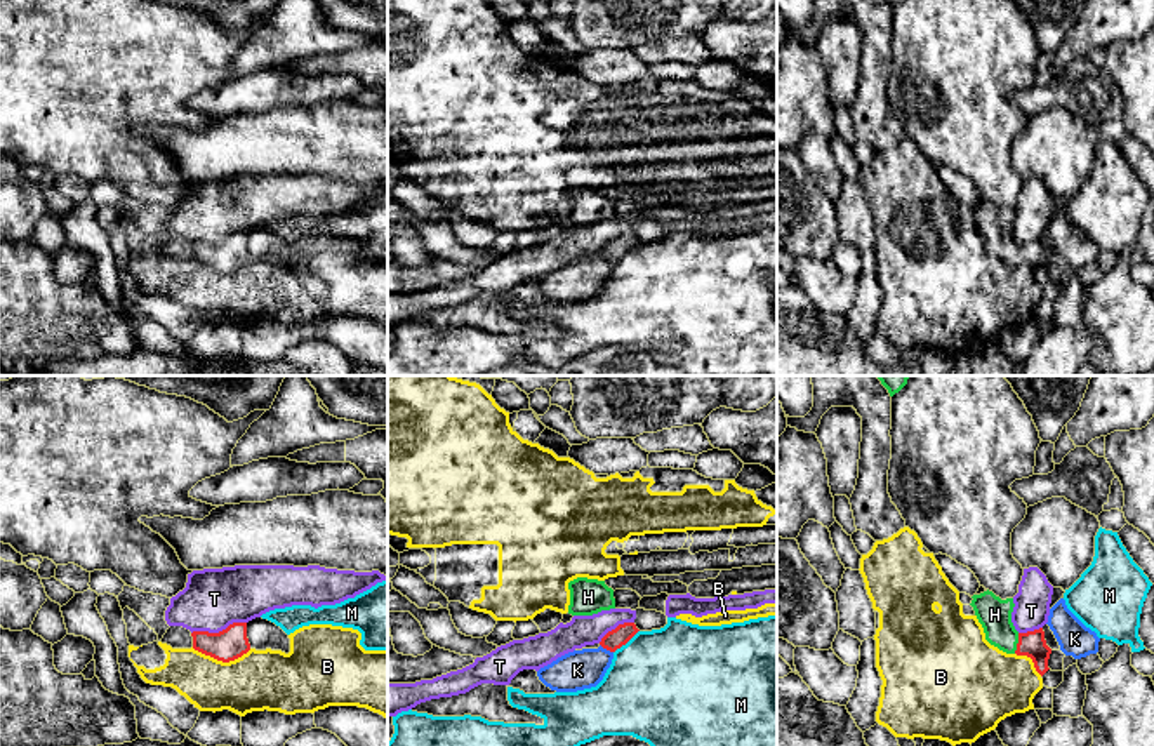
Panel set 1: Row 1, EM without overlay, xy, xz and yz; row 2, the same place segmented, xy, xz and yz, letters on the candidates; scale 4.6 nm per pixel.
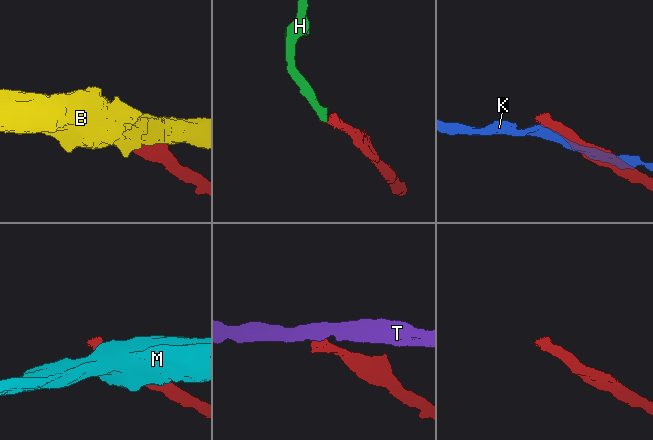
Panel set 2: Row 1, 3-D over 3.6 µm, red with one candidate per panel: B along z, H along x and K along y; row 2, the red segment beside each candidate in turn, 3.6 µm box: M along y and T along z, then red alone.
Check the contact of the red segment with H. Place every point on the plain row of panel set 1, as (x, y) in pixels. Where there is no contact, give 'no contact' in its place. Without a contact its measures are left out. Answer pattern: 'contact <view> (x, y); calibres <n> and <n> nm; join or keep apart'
contact yz (1017, 254); calibres 120 and 160 nm; join

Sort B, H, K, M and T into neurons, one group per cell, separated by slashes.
B / H / K / M / T

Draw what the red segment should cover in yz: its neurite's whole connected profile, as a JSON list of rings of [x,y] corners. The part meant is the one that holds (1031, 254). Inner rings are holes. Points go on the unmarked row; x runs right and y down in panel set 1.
[[[989,200],[972,209],[970,216],[984,238],[985,250],[1006,264],[1031,268],[1036,282],[1043,287],[1050,280],[1051,264],[1043,238],[1018,243],[1011,233],[1013,209],[1001,210]]]

